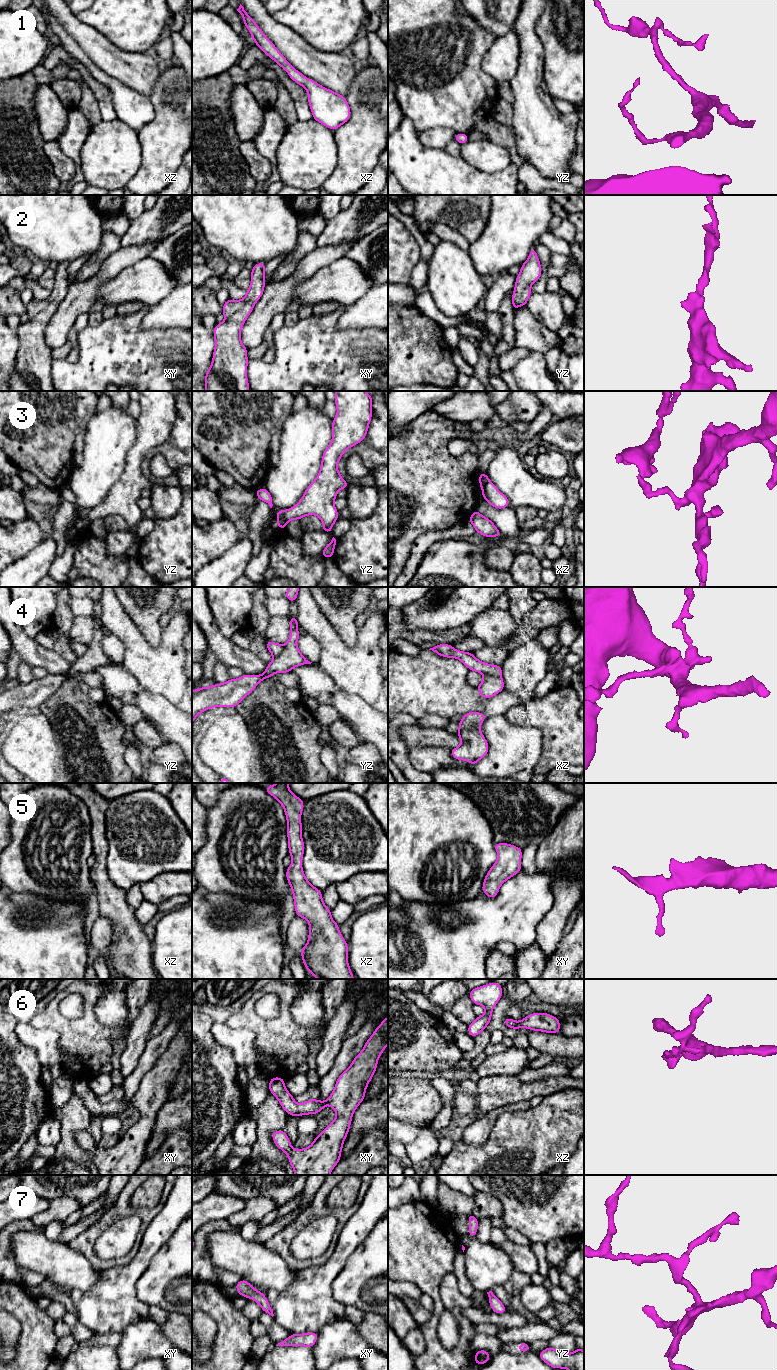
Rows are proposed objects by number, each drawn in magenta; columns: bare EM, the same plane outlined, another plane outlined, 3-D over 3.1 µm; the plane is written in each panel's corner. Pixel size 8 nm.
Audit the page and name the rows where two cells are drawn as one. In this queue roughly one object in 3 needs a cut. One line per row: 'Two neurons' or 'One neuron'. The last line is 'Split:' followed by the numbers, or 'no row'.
1: One neuron
2: One neuron
3: Two neurons
4: Two neurons
5: One neuron
6: One neuron
7: One neuron
Split: 3, 4

